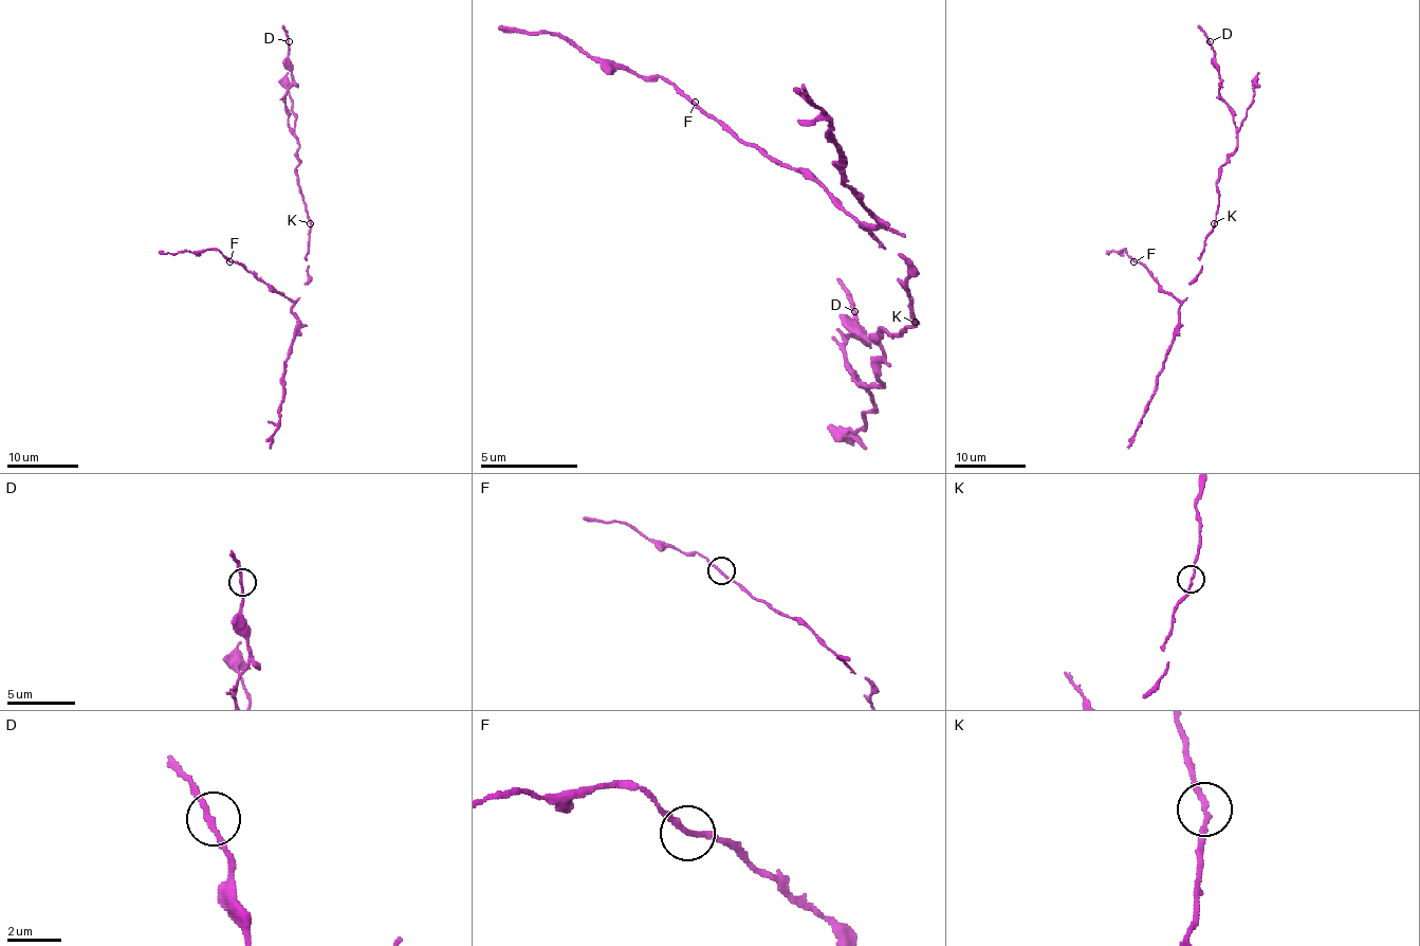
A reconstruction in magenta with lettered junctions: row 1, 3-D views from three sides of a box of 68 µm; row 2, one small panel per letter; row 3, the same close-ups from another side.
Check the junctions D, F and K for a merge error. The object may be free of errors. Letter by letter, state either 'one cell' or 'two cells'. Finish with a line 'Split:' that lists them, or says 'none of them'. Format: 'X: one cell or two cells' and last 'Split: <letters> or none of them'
D: one cell
F: one cell
K: one cell
Split: none of them

